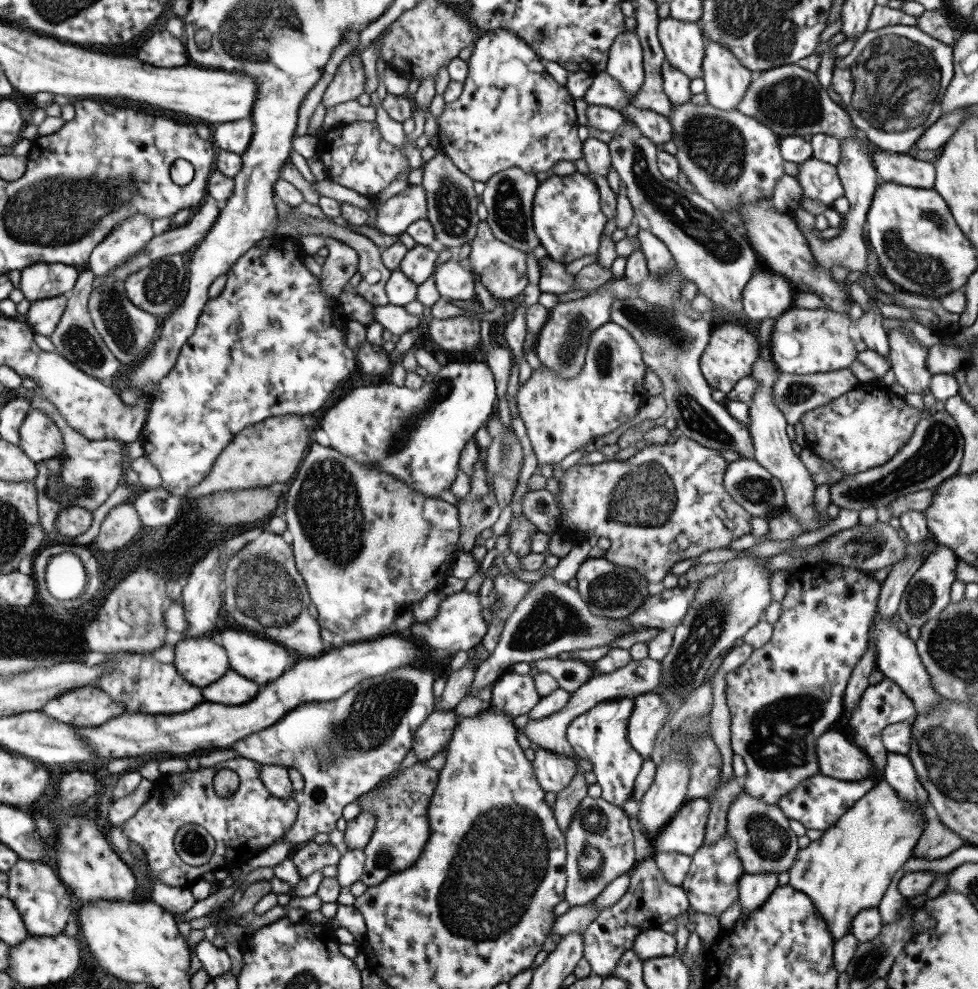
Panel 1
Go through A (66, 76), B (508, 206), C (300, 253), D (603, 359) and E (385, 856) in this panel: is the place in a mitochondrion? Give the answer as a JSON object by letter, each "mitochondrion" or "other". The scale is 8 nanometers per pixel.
{"A":"other","B":"mitochondrion","C":"other","D":"mitochondrion","E":"mitochondrion"}

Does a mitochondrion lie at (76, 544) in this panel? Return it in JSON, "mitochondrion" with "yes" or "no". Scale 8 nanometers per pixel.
{"mitochondrion":"no"}

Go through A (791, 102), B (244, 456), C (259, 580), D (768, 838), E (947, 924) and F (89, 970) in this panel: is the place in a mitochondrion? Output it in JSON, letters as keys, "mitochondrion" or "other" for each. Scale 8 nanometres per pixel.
{"A":"mitochondrion","B":"other","C":"mitochondrion","D":"mitochondrion","E":"other","F":"other"}

